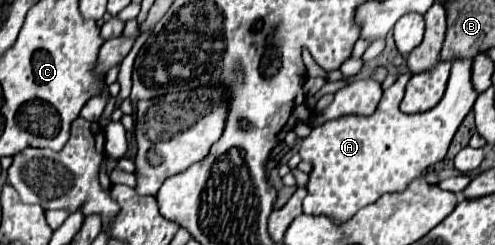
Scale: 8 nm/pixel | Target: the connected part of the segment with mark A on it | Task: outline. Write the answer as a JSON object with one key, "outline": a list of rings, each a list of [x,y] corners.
{"outline":[[[454,60],[446,94],[432,112],[400,112],[398,104],[408,82],[408,76],[402,74],[400,80],[384,90],[374,114],[342,116],[312,128],[300,144],[300,158],[314,166],[306,186],[308,196],[304,198],[304,212],[324,214],[336,224],[344,224],[360,208],[376,202],[382,194],[406,190],[428,166],[440,162],[446,156],[458,126],[478,98],[470,82],[470,64],[472,60]]]}

